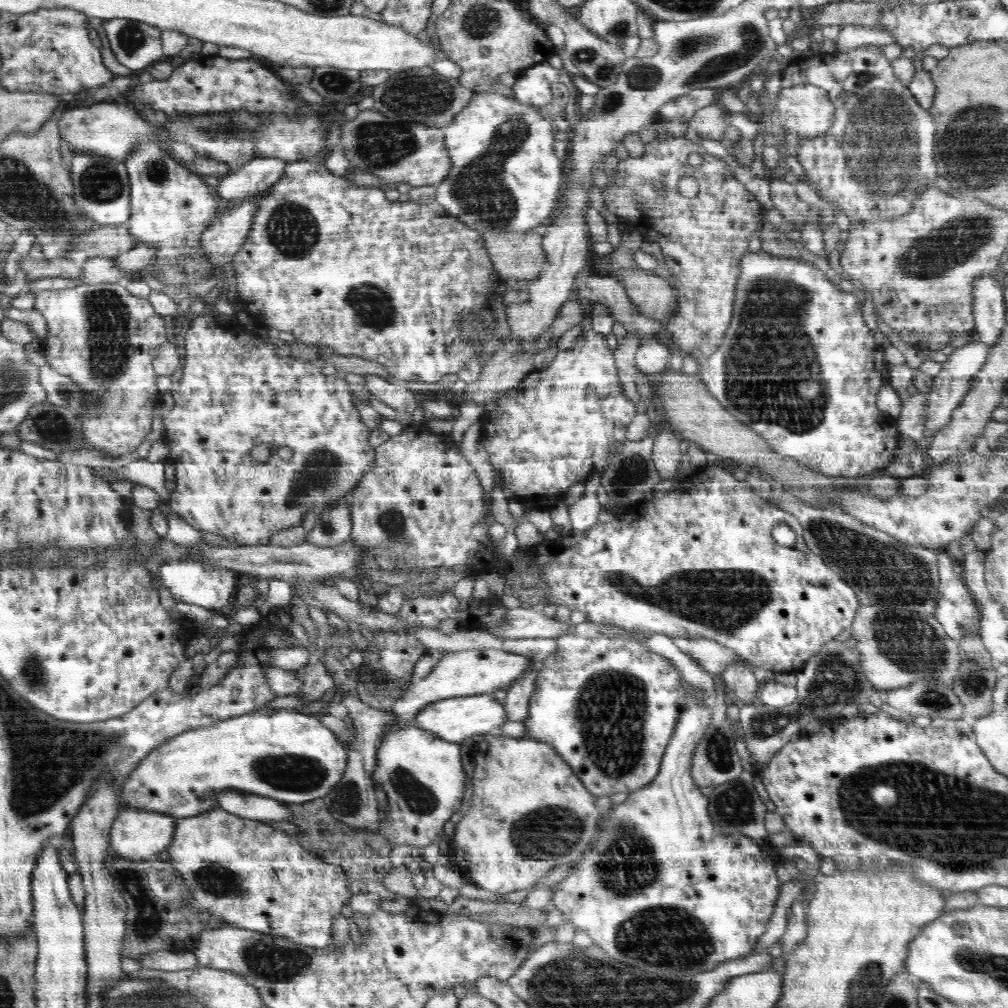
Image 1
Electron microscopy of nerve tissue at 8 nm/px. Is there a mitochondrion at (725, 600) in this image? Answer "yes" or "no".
yes

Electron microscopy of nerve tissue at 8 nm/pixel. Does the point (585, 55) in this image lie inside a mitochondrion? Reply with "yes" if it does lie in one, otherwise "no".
yes

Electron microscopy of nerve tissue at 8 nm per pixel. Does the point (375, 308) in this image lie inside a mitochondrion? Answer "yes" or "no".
yes

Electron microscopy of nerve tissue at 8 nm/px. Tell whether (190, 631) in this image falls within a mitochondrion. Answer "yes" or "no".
no

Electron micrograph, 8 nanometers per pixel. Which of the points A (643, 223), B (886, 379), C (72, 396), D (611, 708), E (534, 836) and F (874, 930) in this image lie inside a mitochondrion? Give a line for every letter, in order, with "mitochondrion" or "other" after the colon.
A: other
B: other
C: mitochondrion
D: mitochondrion
E: mitochondrion
F: other

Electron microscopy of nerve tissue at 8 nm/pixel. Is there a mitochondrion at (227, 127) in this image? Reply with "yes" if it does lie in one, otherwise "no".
yes

